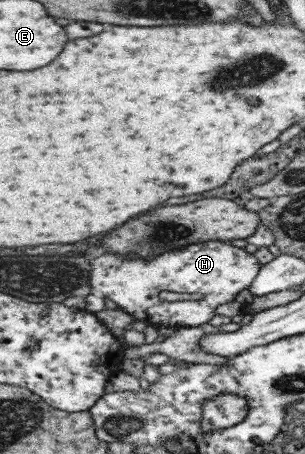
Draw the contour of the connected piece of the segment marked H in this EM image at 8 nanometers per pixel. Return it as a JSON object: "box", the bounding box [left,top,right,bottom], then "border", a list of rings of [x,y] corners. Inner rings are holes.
{"box":[91,241,259,329],"border":[[[203,241],[191,244],[179,250],[160,254],[153,259],[103,253],[92,261],[92,266],[91,284],[95,293],[101,292],[101,296],[111,298],[123,311],[132,315],[136,320],[175,329],[196,327],[203,322],[209,322],[215,316],[215,310],[221,304],[227,304],[227,302],[233,302],[233,300],[243,300],[249,284],[259,270],[259,262],[255,254],[247,254],[247,252],[243,252],[243,247],[238,248],[223,241]],[[167,291],[171,293],[201,294],[203,298],[200,301],[169,302],[163,296]]]}

